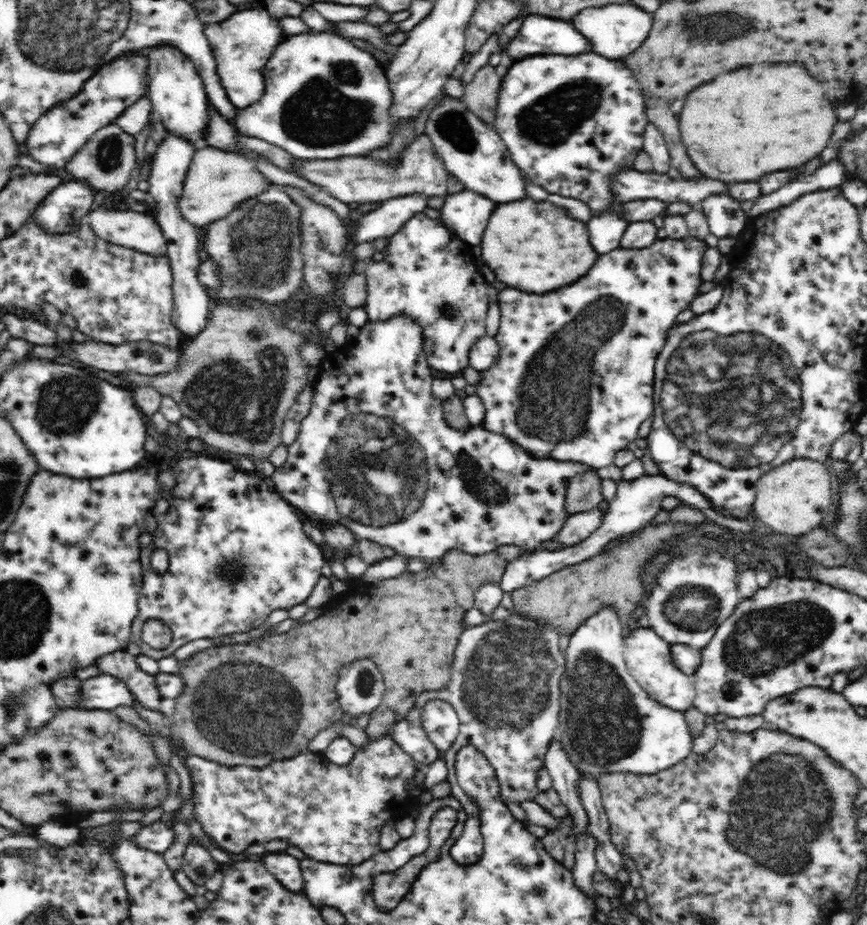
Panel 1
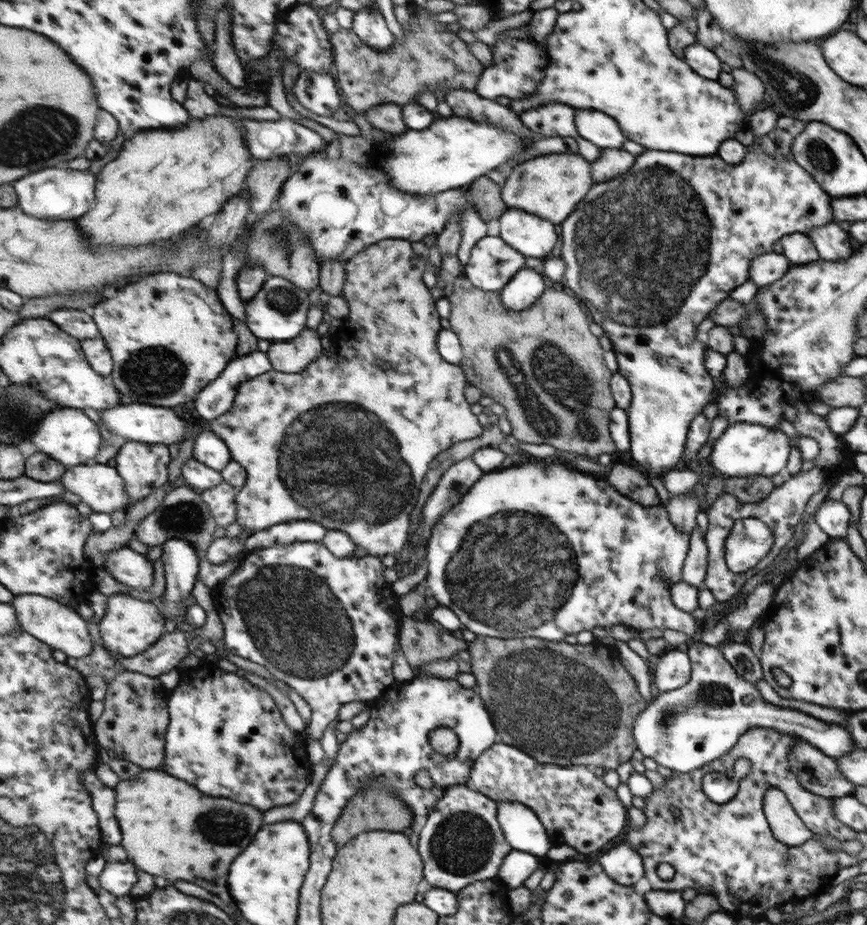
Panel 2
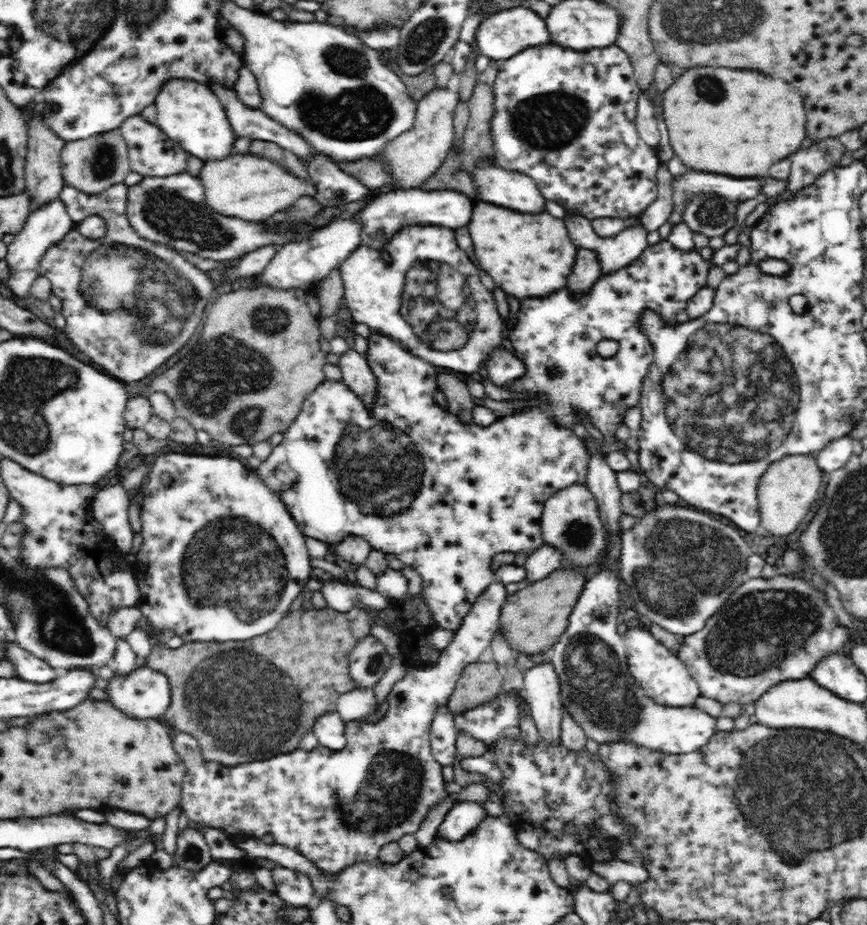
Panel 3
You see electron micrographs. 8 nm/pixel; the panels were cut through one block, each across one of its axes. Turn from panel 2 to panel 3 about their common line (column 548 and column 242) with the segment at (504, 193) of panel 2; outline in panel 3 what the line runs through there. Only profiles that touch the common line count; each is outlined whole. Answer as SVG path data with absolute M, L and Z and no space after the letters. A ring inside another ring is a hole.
M232 152L222 162L204 161L198 176L205 186L205 205L214 212L246 222L264 221L276 212L292 206L298 198L315 197L317 187L307 177L294 175L286 167L273 160L253 155Z

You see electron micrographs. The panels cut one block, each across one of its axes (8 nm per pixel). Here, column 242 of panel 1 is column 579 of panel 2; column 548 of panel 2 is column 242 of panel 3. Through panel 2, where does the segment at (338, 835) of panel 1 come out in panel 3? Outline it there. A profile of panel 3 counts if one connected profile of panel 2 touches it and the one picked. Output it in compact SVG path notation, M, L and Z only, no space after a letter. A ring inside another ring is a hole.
M495 580L486 586L486 590L463 618L460 628L455 631L453 640L441 650L438 662L433 667L411 669L394 684L386 699L388 711L380 721L367 723L365 720L354 720L345 723L347 743L342 750L323 748L318 751L314 748L306 751L298 748L269 759L226 766L202 758L201 745L197 739L178 732L174 737L174 751L185 768L182 802L179 803L183 813L200 826L222 830L232 840L236 836L261 839L271 834L275 844L304 854L324 876L337 876L356 862L377 861L382 846L397 842L404 834L416 832L428 816L428 810L440 800L448 798L446 781L440 773L443 766L436 762L431 751L431 724L439 707L451 704L450 696L461 678L462 670L478 661L486 647L493 644L506 599L504 583Z

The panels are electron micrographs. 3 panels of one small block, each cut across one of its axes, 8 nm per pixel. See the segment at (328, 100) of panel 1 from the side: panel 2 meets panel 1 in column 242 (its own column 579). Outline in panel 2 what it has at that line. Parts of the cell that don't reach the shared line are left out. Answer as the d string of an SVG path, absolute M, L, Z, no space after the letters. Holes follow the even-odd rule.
M578 109L574 114L574 125L577 127L577 134L581 138L601 149L619 149L626 142L625 134L621 132L615 120L593 109Z

